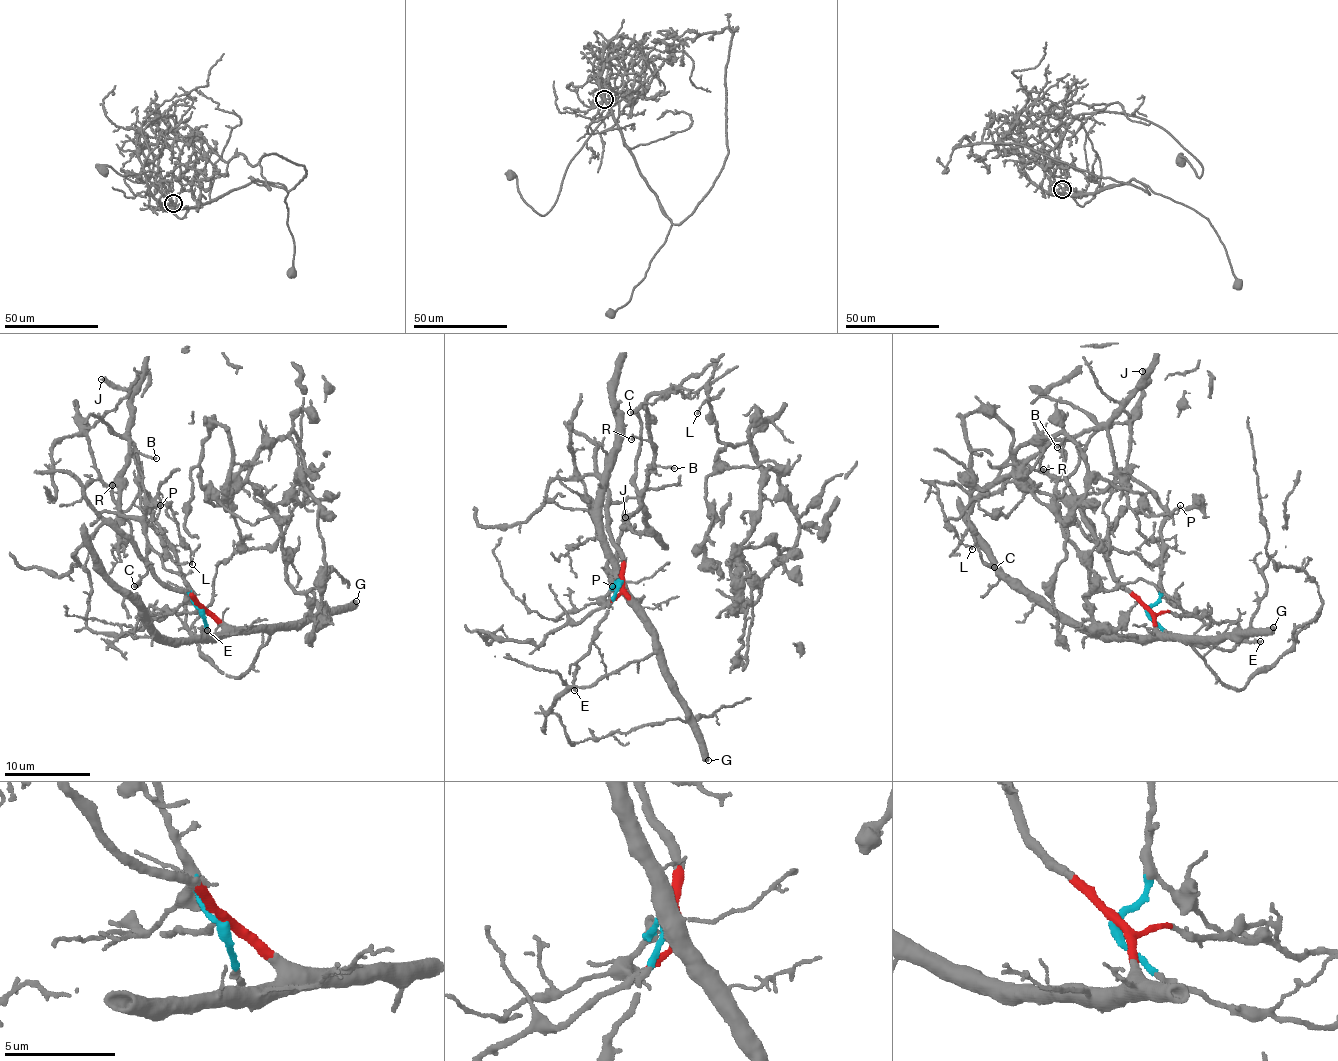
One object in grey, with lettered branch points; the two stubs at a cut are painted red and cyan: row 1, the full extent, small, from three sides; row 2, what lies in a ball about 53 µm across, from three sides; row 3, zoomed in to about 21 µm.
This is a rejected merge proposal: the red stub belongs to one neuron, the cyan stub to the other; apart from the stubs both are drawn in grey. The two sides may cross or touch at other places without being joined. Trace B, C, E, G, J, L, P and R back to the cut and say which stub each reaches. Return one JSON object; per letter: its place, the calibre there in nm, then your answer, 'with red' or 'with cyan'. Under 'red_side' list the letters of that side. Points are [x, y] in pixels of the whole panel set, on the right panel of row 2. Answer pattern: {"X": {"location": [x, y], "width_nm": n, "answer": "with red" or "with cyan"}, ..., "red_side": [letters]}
{"B": {"location": [1057, 447], "width_nm": 160, "answer": "with cyan"}, "C": {"location": [994, 567], "width_nm": 360, "answer": "with cyan"}, "E": {"location": [1260, 641], "width_nm": 180, "answer": "with cyan"}, "G": {"location": [1273, 627], "width_nm": 460, "answer": "with red"}, "J": {"location": [1142, 371], "width_nm": 400, "answer": "with cyan"}, "L": {"location": [972, 549], "width_nm": 140, "answer": "with cyan"}, "P": {"location": [1180, 505], "width_nm": 110, "answer": "with cyan"}, "R": {"location": [1043, 469], "width_nm": 180, "answer": "with cyan"}, "red_side": ["G"]}

